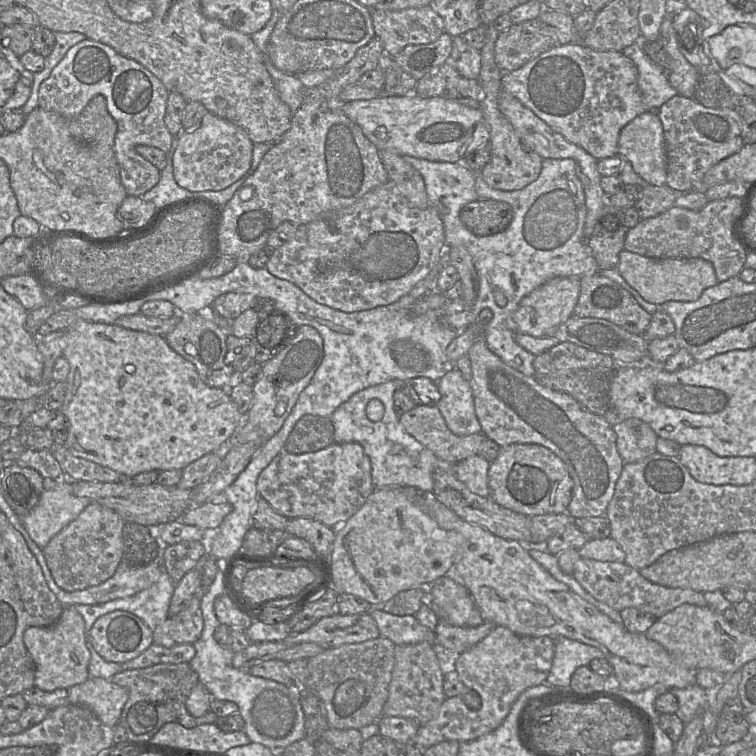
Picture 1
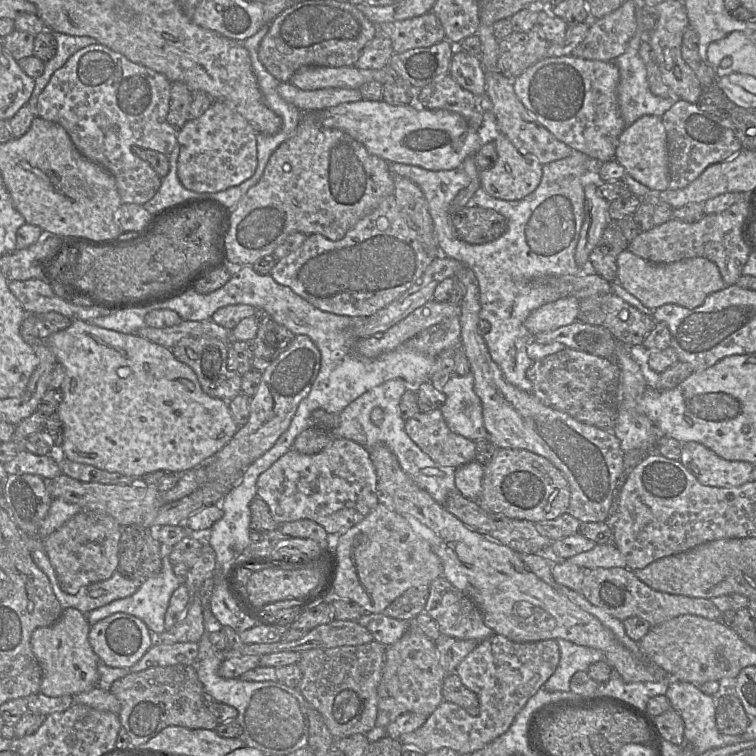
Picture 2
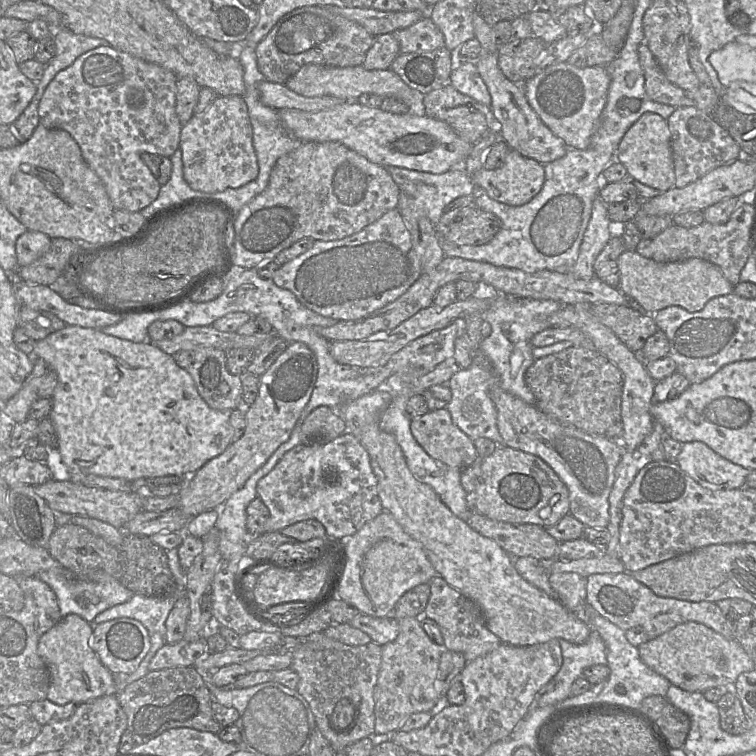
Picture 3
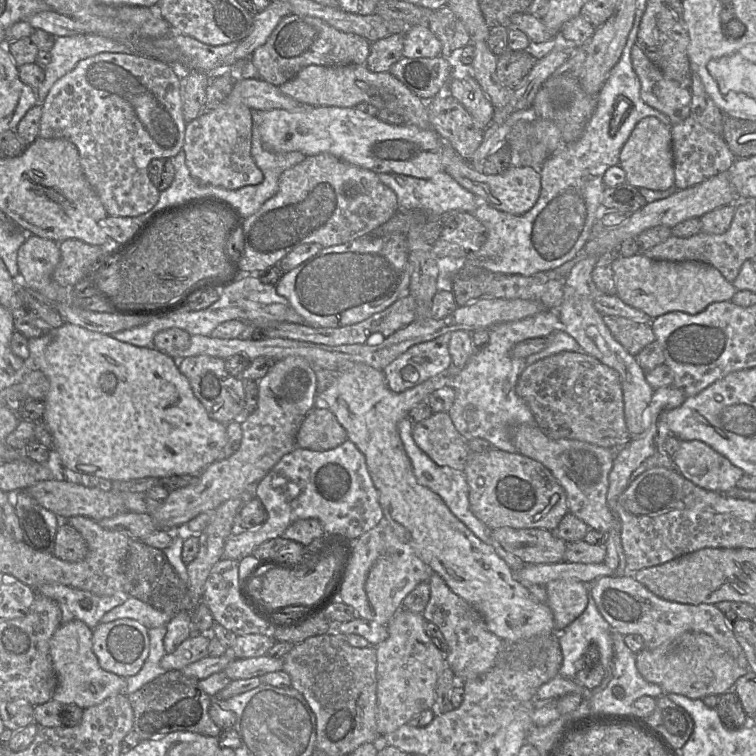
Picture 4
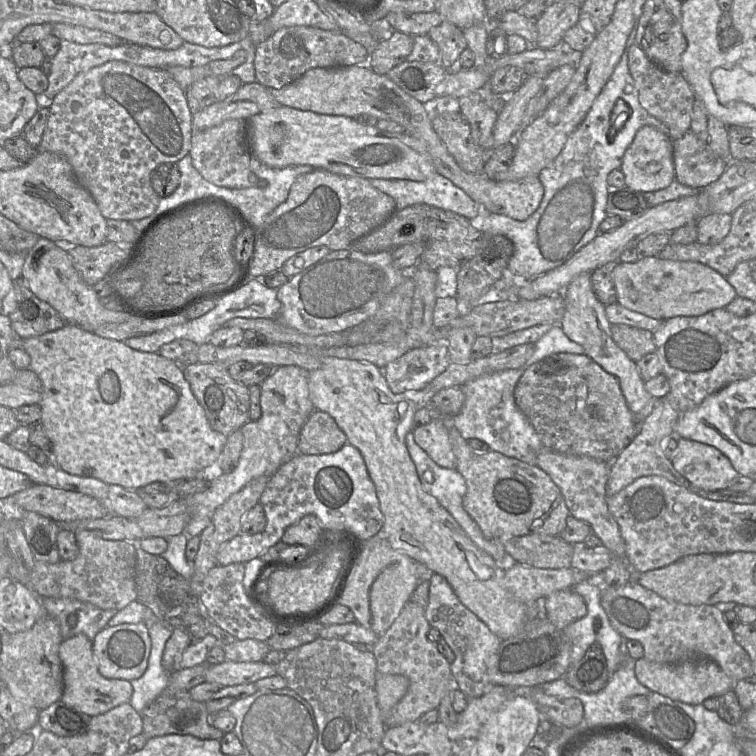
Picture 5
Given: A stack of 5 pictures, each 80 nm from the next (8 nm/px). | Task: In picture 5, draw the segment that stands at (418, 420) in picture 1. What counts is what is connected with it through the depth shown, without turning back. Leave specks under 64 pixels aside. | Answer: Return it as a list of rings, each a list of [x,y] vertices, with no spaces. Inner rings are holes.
[[[440,419],[413,429],[417,445],[440,467],[455,469],[456,458],[452,451],[448,432]]]

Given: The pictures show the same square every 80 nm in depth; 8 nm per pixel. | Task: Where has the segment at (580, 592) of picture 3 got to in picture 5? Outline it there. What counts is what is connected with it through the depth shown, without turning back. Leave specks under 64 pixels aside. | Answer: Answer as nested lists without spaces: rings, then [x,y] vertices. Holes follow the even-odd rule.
[[[570,589],[558,590],[543,600],[543,617],[559,630],[586,615],[586,603]]]

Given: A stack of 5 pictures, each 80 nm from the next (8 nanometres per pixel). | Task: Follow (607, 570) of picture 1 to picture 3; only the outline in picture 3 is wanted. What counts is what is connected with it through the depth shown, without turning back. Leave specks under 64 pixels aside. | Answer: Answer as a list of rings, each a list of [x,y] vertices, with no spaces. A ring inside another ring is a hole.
[[[624,571],[618,574],[588,576],[586,578],[586,605],[624,631],[641,626],[649,639],[686,622],[701,623],[727,639],[734,638],[734,632],[729,628],[725,615],[714,602],[692,602],[658,596],[650,588],[638,582],[631,573],[633,572]]]

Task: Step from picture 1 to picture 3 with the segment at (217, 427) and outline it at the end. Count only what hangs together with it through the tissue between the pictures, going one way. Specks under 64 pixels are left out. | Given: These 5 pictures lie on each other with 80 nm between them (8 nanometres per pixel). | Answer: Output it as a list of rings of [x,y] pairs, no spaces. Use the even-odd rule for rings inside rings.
[[[66,325],[63,329],[49,334],[43,340],[36,341],[33,356],[34,358],[43,359],[48,369],[54,370],[58,376],[57,386],[51,396],[53,406],[49,418],[58,437],[60,458],[72,474],[92,474],[126,480],[168,475],[189,477],[208,461],[222,454],[232,443],[233,430],[229,422],[228,412],[210,408],[199,395],[191,375],[178,366],[172,356],[150,342],[134,343],[104,334],[101,330]]]

